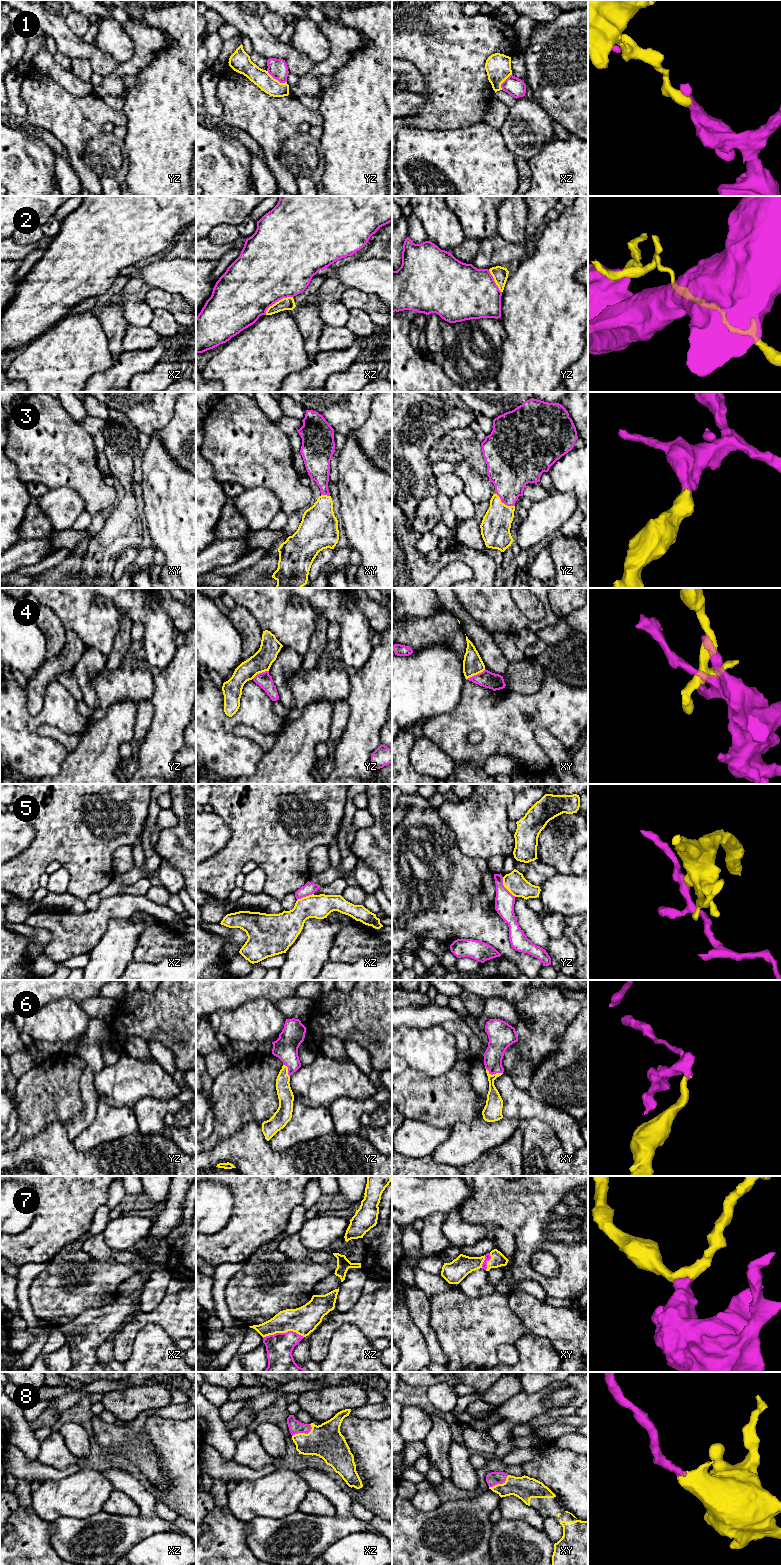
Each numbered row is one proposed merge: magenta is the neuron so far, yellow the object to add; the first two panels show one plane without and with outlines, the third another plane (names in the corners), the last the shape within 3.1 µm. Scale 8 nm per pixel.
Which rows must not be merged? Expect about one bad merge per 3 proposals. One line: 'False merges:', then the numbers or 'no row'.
False merges: 1, 2, 4, 5

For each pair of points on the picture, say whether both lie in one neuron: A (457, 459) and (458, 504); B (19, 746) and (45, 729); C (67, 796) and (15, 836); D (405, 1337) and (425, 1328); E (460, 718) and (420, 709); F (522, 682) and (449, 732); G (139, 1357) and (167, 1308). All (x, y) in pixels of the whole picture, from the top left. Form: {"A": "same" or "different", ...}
{"A": "different", "B": "different", "C": "different", "D": "different", "E": "different", "F": "different", "G": "different"}

